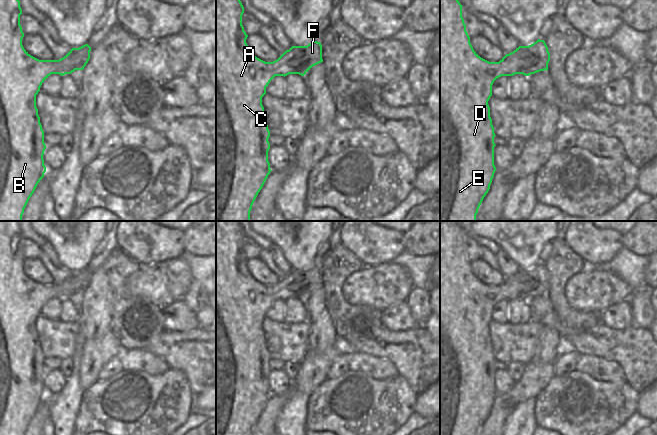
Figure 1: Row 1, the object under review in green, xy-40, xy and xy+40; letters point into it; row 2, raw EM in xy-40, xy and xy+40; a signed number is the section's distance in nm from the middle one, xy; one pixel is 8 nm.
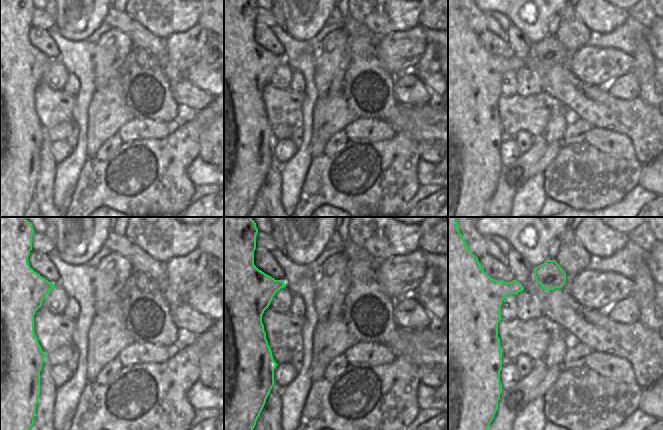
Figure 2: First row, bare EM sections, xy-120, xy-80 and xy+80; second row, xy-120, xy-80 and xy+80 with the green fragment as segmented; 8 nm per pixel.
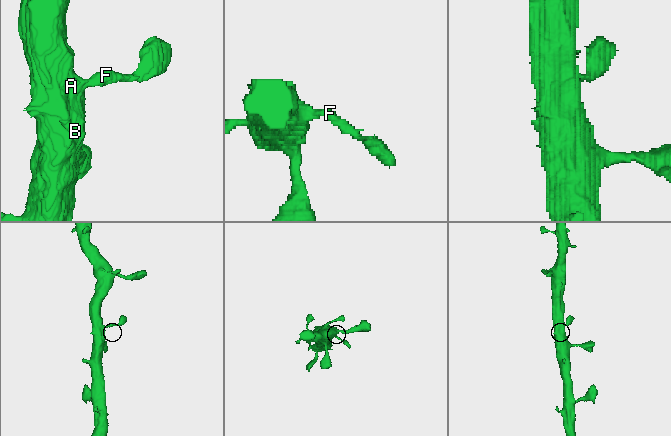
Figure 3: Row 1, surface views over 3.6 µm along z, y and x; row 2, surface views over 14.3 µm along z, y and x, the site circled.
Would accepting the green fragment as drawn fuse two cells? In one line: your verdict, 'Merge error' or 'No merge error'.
No merge error.

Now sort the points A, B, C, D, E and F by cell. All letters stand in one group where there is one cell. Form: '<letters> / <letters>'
A B C D E F

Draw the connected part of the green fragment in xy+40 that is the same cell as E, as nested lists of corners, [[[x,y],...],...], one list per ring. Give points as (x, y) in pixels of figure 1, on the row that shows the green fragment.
[[[440,0],[440,221],[476,221],[478,209],[490,189],[496,171],[496,135],[488,105],[494,81],[501,76],[529,76],[547,71],[550,61],[548,47],[540,39],[529,46],[519,46],[499,62],[489,62],[481,58],[470,43],[462,17],[462,7],[458,0]]]

